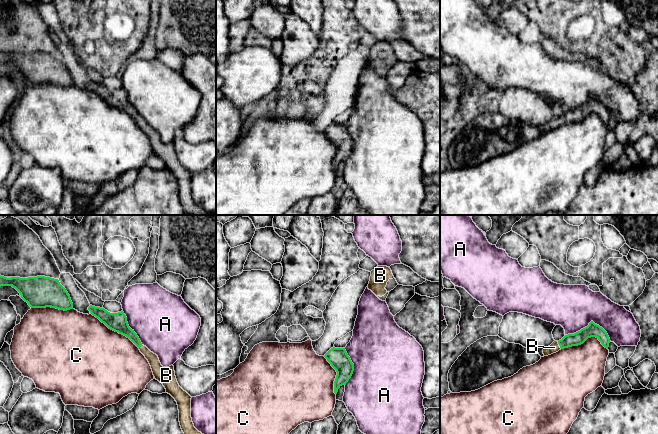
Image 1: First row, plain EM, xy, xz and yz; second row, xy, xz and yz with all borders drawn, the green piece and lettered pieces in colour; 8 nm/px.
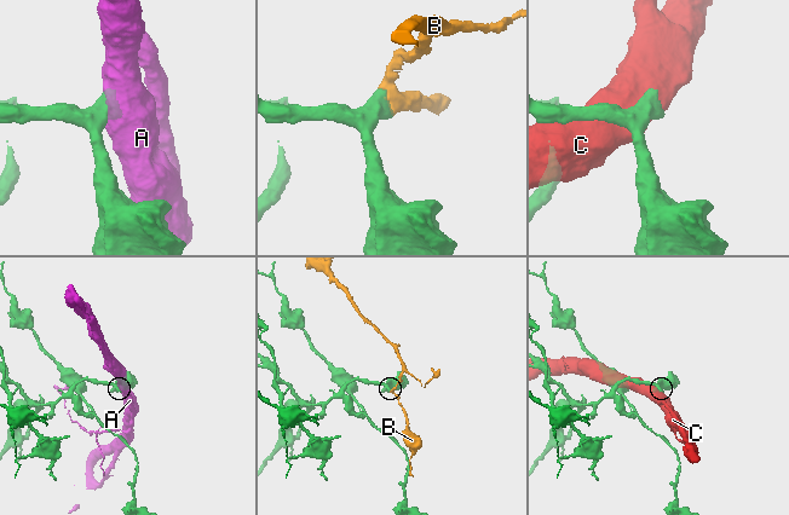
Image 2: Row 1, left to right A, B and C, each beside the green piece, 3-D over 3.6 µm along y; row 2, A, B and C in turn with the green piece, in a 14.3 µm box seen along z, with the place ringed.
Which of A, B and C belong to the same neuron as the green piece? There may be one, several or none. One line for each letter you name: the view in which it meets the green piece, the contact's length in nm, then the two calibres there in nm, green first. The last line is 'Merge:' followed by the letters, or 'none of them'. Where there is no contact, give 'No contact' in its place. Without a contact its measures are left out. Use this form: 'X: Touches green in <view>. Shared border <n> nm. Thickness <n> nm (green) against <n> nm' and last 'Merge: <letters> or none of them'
B: Touches green in yz. Shared border 70 nm. Thickness 110 nm (green) against 80 nm
Merge: B

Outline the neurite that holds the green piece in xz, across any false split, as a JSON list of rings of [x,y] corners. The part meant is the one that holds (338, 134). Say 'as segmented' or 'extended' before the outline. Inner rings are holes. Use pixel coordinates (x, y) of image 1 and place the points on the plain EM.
as segmented; [[[331,124],[324,132],[331,142],[336,146],[337,151],[334,157],[334,169],[351,154],[354,147],[354,140],[348,132],[345,124]]]

